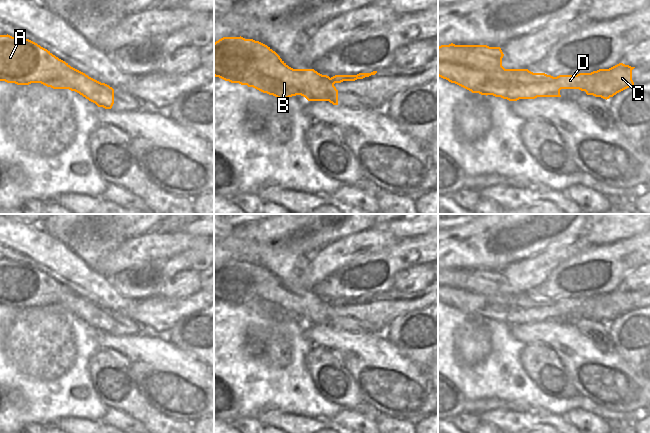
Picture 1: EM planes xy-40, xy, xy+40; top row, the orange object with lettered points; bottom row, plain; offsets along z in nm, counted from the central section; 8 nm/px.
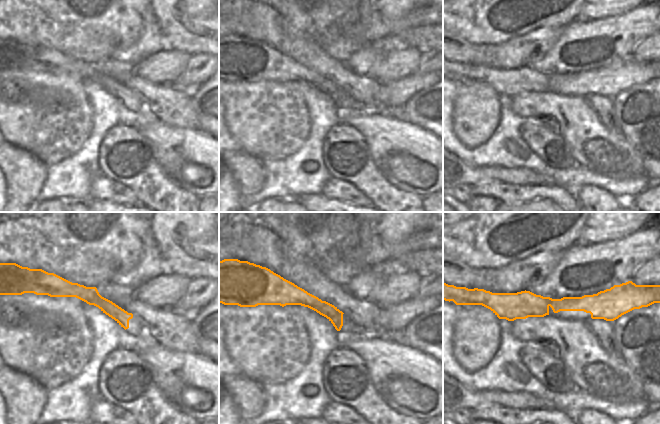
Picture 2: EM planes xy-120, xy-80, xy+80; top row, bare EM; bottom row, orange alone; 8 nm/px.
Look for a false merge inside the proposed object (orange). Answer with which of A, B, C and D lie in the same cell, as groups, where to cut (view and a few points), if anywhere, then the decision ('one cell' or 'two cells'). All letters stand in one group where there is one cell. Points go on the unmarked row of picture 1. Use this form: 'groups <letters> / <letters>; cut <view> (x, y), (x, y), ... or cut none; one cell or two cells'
groups A B / C D; cut xy+40 (553, 301), (559, 318); two cells

